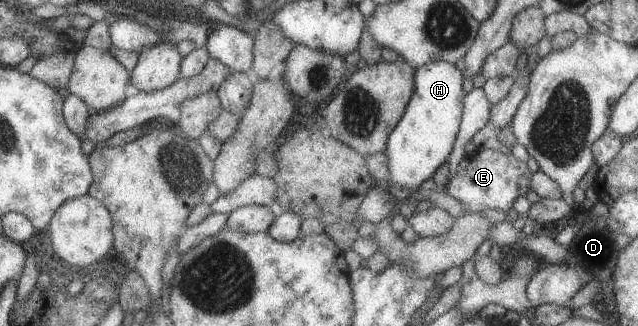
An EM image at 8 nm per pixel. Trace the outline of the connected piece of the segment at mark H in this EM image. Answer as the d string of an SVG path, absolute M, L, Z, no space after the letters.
M435 61L414 68L413 94L407 101L400 121L398 121L396 127L392 129L387 137L387 146L384 154L387 157L389 181L384 183L385 186L396 184L416 190L420 183L433 175L436 168L440 167L444 161L447 161L454 138L459 130L464 96L462 73L454 64Z

